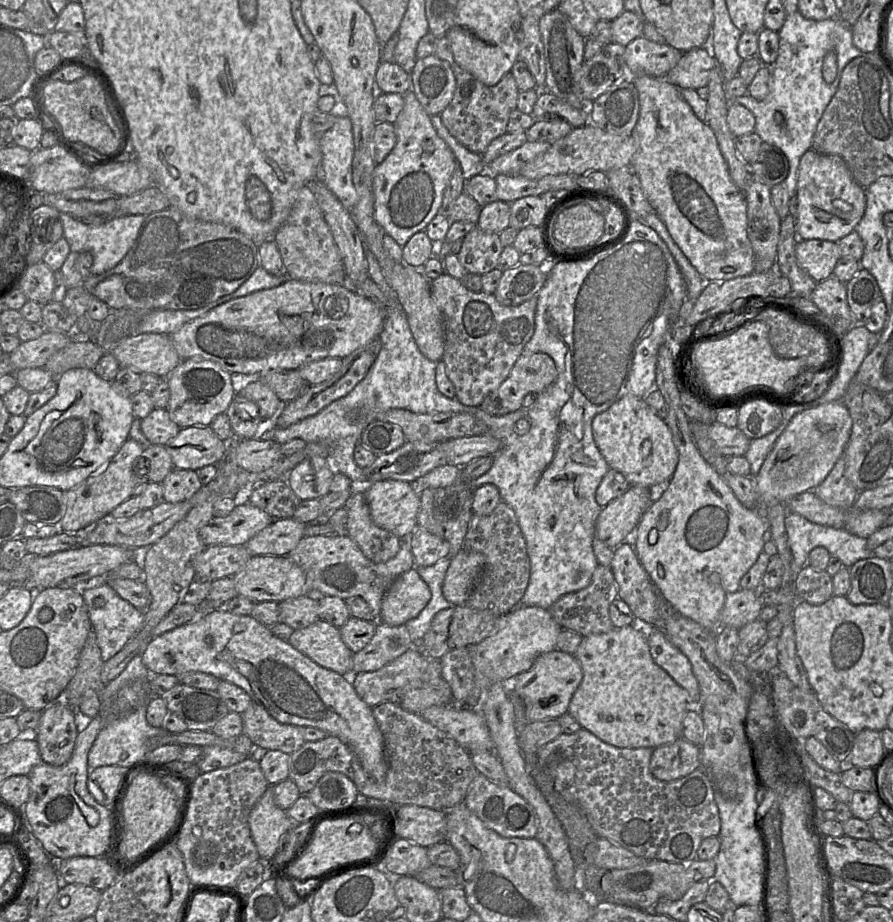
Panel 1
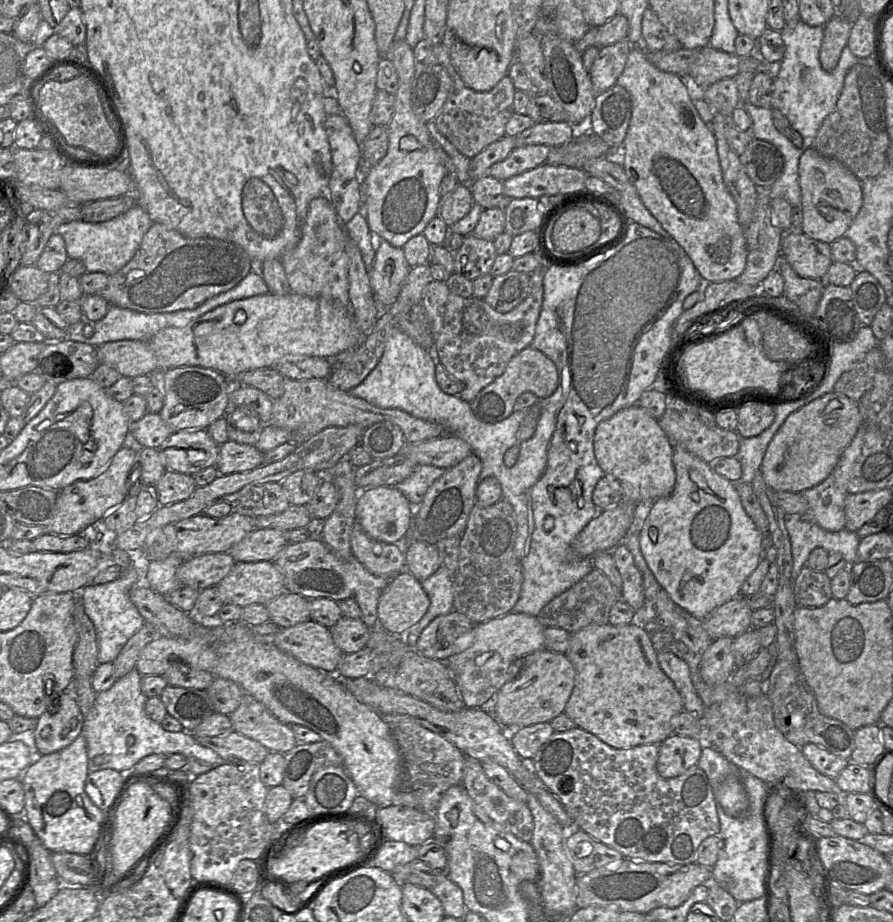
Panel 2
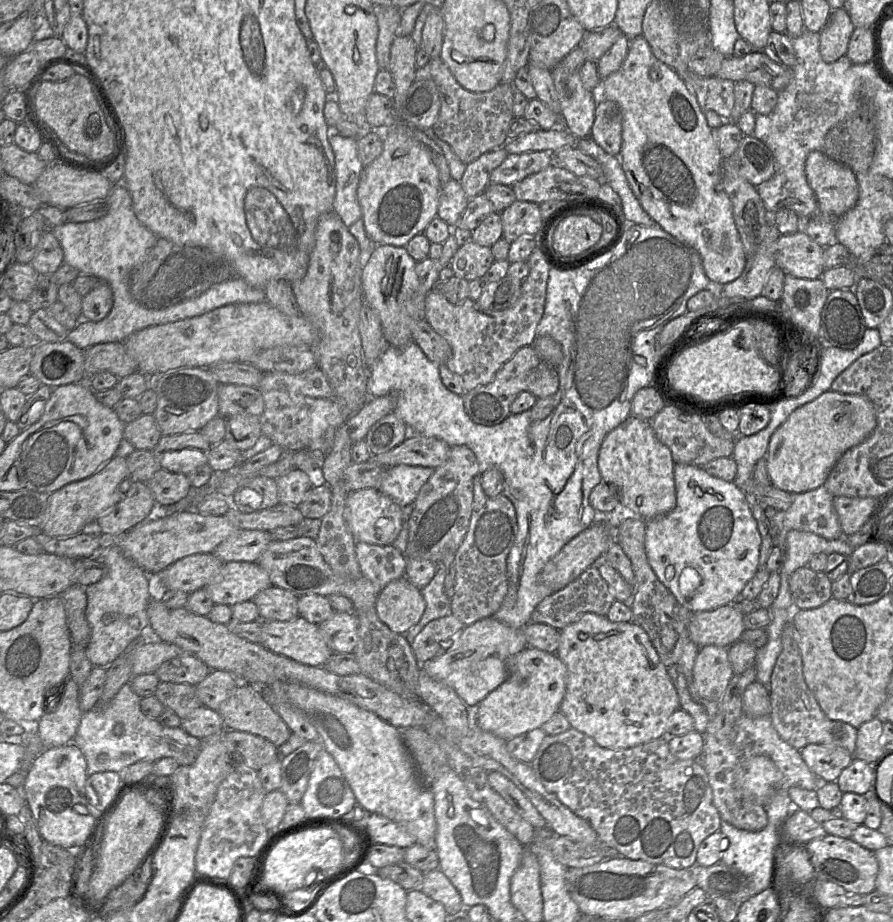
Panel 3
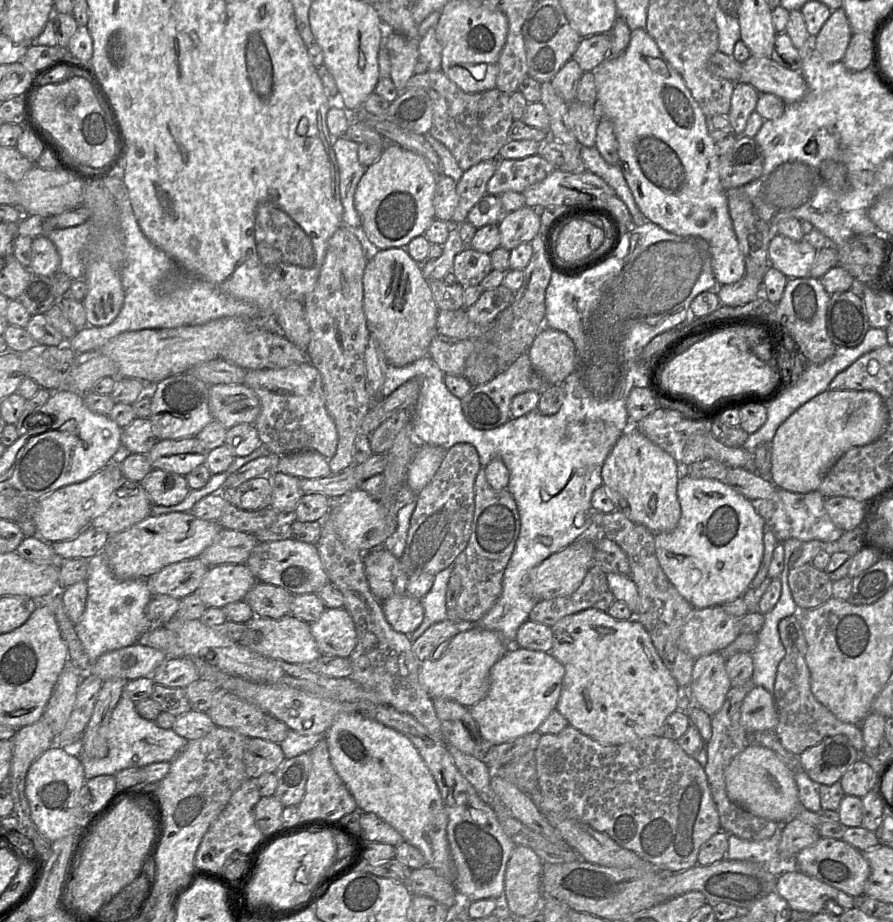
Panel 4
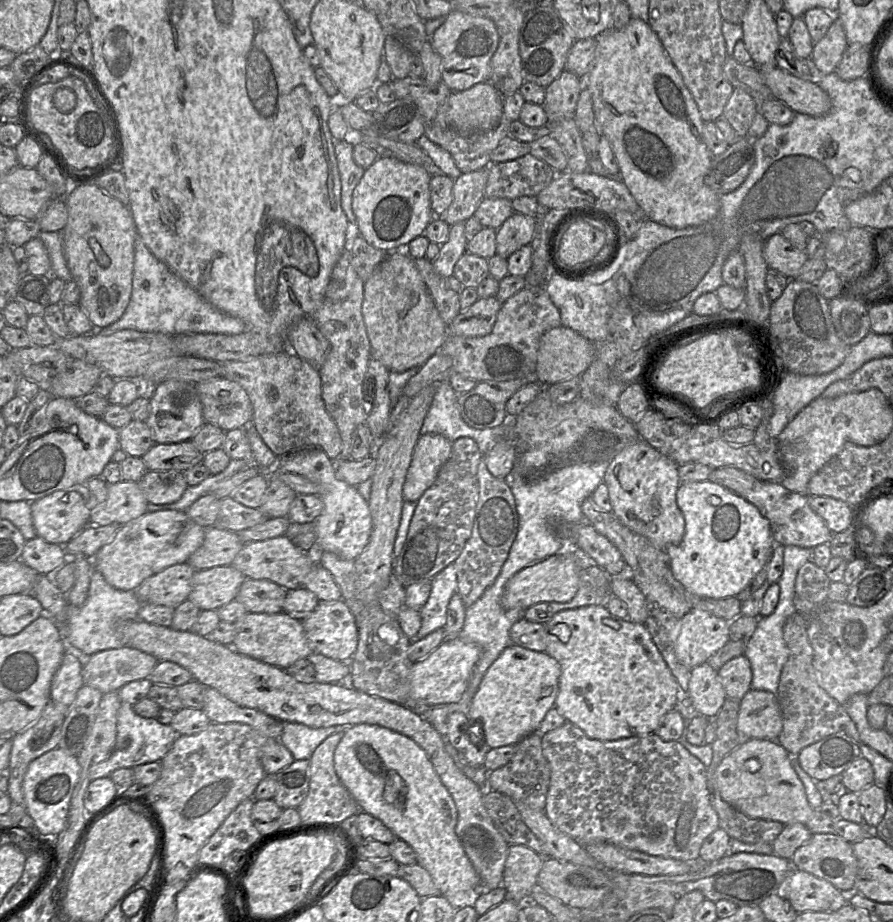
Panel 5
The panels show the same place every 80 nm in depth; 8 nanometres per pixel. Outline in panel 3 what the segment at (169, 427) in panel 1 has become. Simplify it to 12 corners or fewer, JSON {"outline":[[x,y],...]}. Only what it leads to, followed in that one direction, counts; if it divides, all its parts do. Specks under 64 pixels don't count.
{"outline":[[152,414],[124,427],[135,450],[153,449],[163,435]]}

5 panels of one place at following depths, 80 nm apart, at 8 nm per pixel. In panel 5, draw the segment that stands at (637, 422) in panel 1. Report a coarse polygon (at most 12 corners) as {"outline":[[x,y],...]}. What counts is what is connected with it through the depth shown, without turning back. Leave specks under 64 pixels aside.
{"outline":[[640,441],[609,463],[612,512],[655,548],[685,534],[673,460]]}

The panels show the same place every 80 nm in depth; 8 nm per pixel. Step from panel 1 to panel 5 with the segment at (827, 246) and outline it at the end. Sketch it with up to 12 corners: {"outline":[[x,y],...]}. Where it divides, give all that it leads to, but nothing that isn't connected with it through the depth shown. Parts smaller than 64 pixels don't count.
{"outline":[[781,233],[765,241],[769,268],[790,280],[809,259]]}

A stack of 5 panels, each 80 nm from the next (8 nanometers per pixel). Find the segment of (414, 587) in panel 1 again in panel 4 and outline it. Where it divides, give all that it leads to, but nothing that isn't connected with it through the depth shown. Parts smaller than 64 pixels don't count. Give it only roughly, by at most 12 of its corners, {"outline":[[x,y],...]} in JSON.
{"outline":[[407,593],[381,604],[386,620],[409,636],[422,623],[421,600]]}

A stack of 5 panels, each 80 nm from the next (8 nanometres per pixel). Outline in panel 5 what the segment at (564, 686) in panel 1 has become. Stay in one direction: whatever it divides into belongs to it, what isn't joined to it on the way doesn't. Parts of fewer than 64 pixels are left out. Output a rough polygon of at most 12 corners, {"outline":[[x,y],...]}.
{"outline":[[511,643],[468,717],[490,748],[538,732],[555,707],[560,664]]}

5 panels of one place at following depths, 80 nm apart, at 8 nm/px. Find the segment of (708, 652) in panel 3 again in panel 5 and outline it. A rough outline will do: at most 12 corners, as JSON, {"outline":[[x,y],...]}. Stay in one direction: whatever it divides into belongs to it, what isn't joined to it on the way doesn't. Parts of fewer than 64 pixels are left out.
{"outline":[[708,663],[691,670],[689,694],[698,714],[717,716],[727,698]]}

